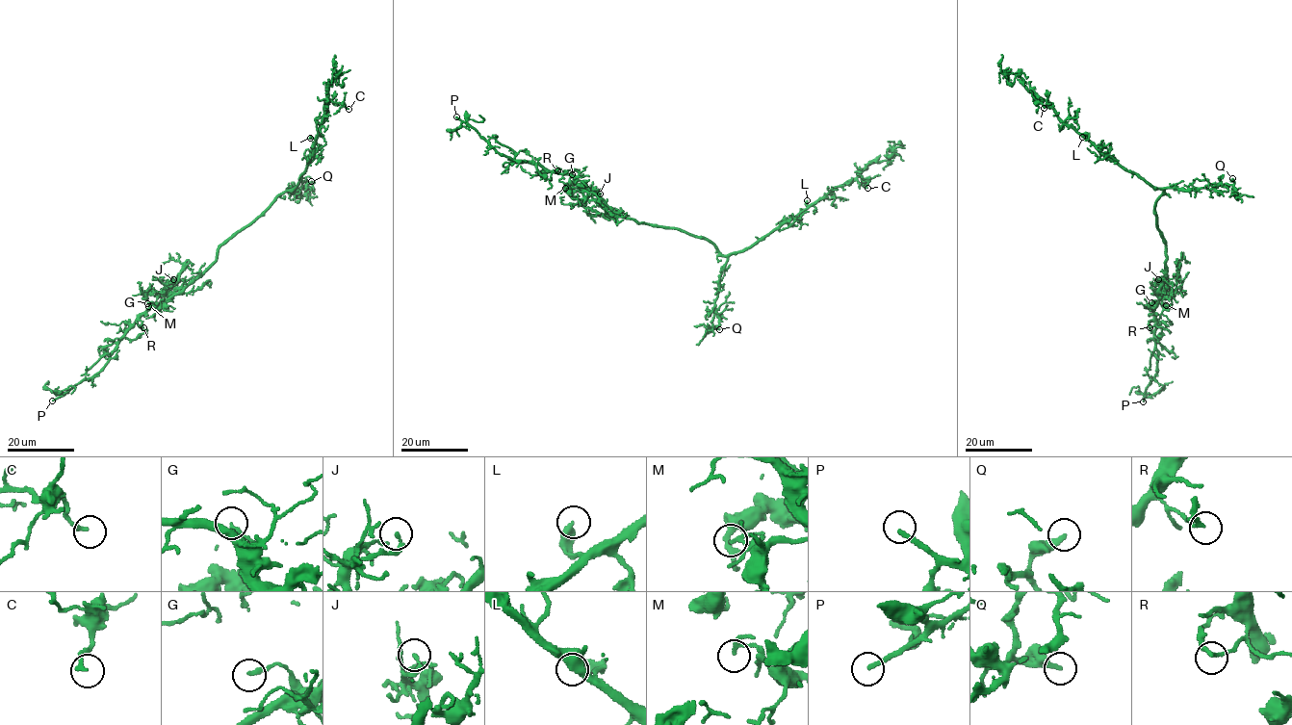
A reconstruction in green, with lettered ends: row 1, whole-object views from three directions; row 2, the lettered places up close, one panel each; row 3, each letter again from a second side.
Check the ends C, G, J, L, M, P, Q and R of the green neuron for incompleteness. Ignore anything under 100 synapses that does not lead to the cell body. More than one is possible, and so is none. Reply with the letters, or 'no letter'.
P

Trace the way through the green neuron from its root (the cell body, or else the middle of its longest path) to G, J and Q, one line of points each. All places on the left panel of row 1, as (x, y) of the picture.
G: (239, 232), (219, 246), (216, 262), (186, 287), (157, 305), (152, 301), (147, 303)
J: (239, 232), (219, 246), (217, 260), (206, 271), (166, 298), (165, 286), (173, 279)
Q: (239, 232), (287, 190), (300, 191), (300, 188), (306, 187), (311, 181)

